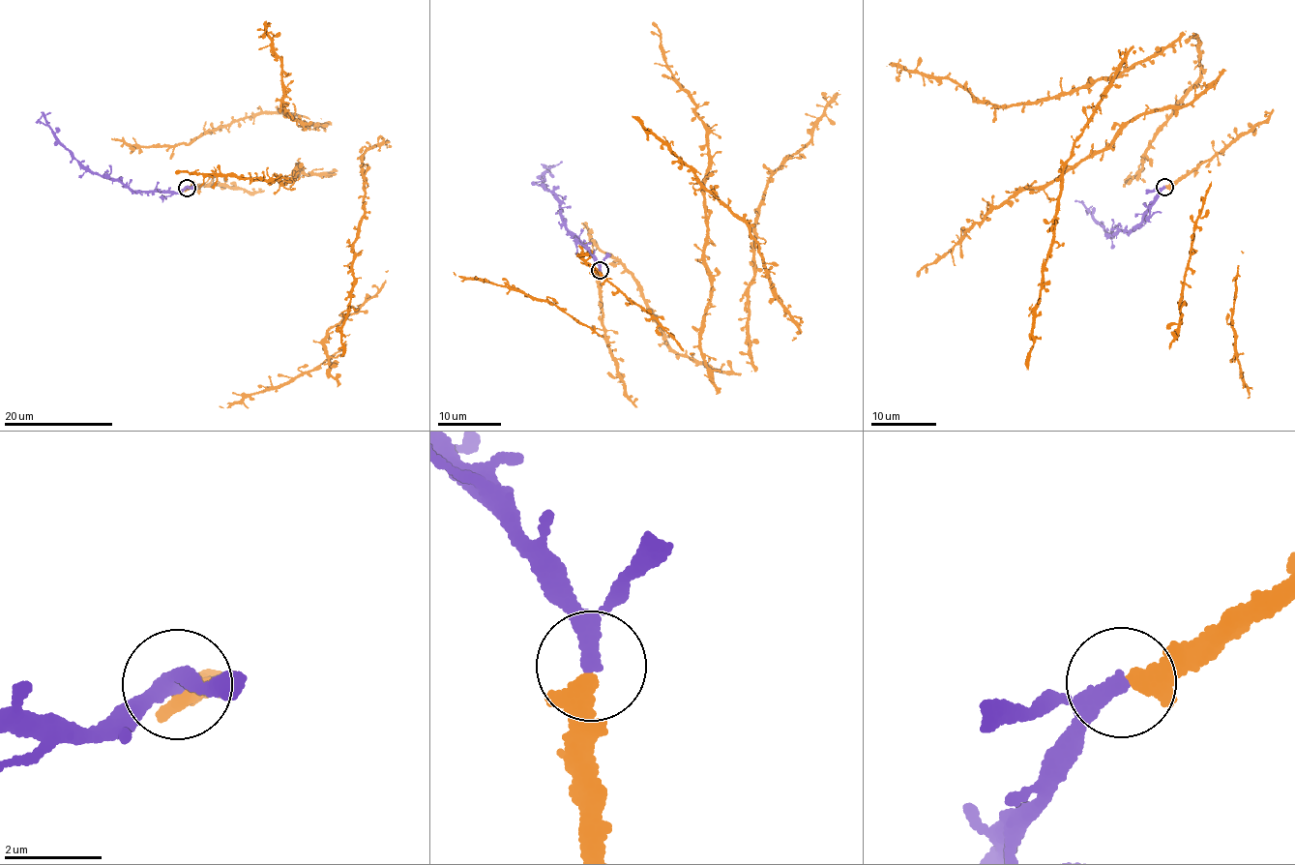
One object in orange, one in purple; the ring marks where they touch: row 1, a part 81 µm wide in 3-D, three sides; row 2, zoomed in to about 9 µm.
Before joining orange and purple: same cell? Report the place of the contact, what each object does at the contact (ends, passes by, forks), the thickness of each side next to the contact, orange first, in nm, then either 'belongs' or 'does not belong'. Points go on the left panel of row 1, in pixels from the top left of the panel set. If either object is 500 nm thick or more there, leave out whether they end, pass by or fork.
place (187, 188); orange ends; purple passes by; calibres 420 and 240 nm; belongs

